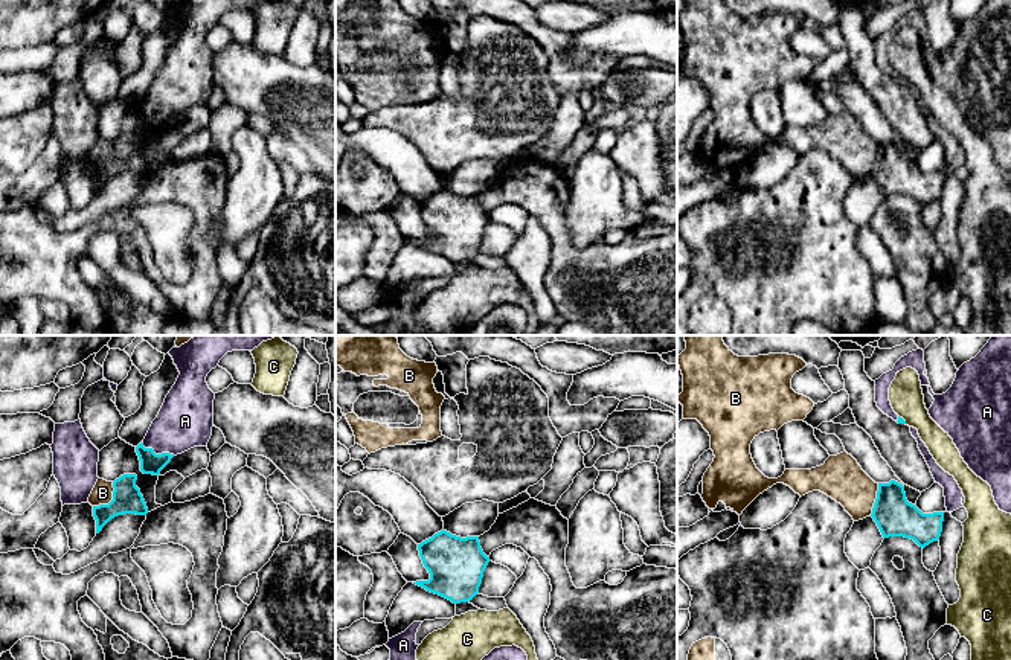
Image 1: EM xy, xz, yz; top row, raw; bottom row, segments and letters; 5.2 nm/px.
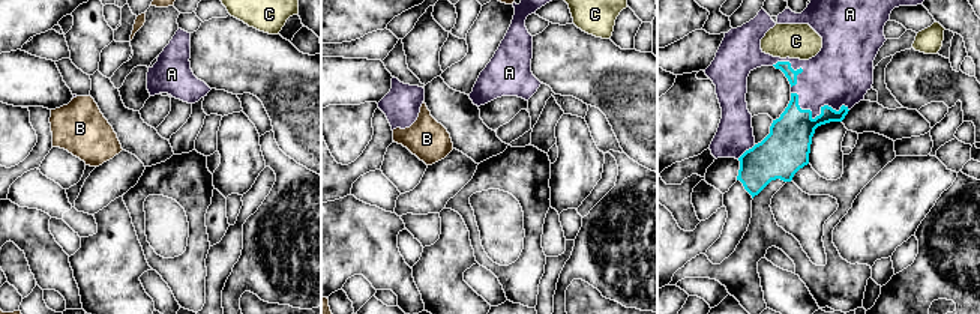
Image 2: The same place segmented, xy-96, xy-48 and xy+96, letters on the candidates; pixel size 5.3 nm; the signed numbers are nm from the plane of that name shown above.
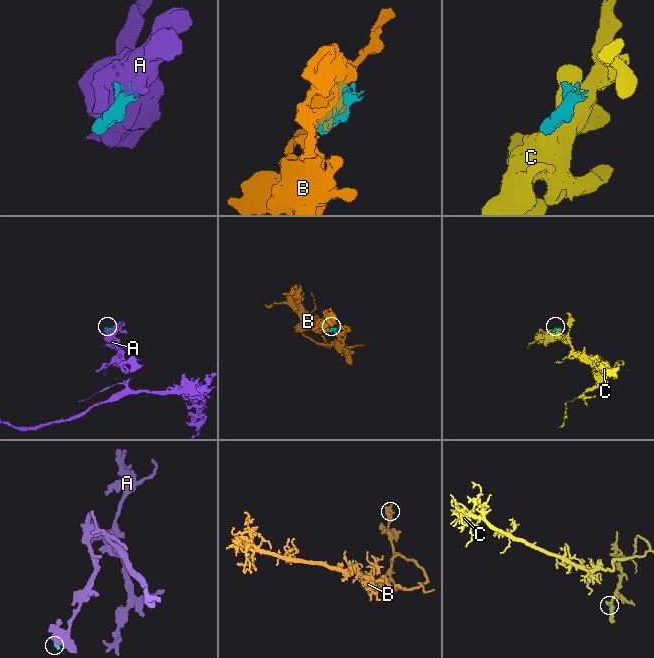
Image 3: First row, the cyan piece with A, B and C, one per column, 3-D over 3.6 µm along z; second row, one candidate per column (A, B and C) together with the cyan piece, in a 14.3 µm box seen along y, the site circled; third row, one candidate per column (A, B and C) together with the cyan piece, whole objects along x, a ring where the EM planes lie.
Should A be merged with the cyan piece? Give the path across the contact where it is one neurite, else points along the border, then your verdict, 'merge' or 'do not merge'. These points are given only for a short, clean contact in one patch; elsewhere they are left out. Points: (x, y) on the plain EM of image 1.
merge

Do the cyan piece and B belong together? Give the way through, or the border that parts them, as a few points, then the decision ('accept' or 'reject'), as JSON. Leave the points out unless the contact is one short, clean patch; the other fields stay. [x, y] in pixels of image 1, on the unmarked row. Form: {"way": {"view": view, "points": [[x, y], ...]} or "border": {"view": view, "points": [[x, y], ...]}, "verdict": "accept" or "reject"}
{"border": {"view": "xy", "points": [[113, 140], [113, 156], [107, 162], [93, 165]]}, "verdict": "reject"}

